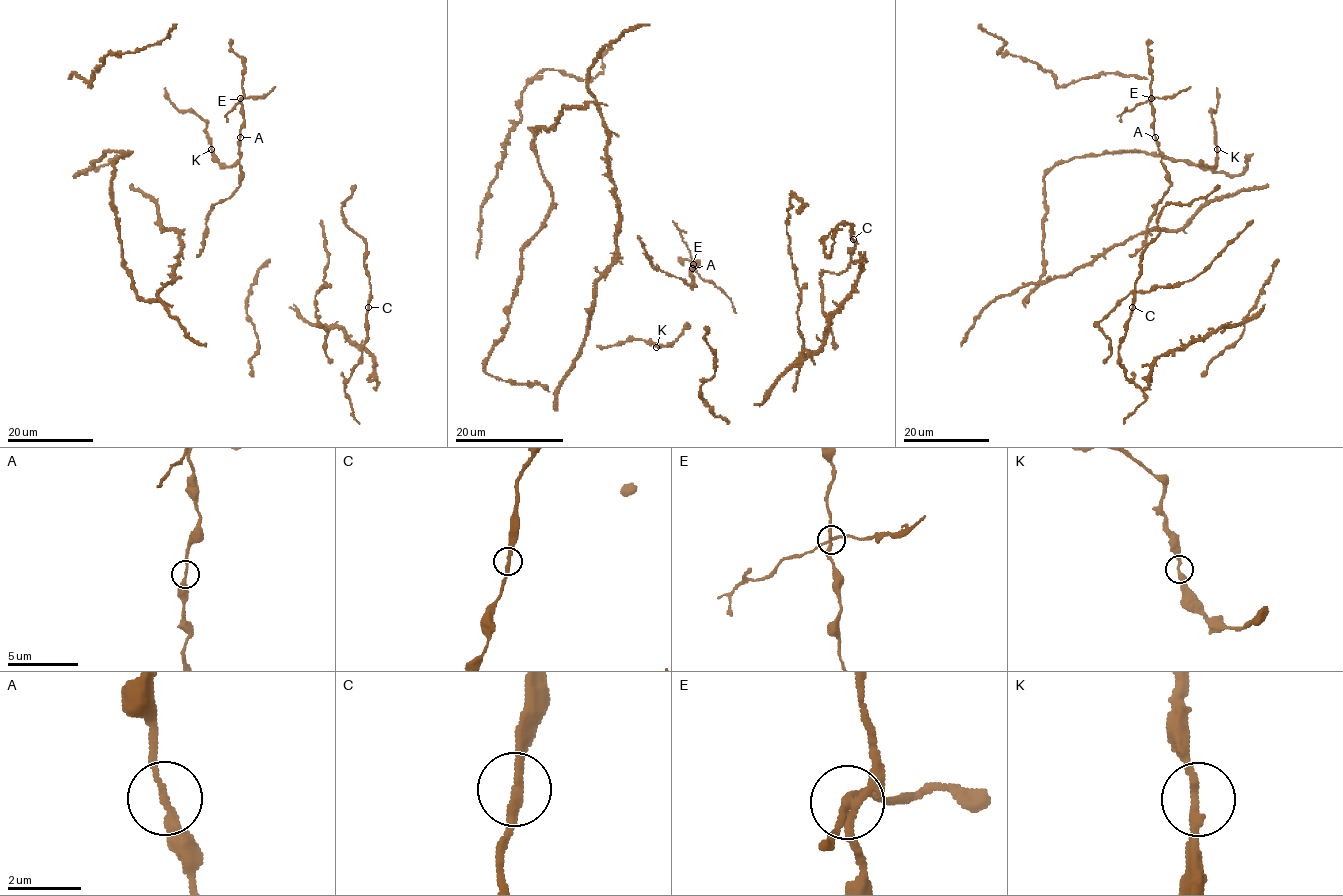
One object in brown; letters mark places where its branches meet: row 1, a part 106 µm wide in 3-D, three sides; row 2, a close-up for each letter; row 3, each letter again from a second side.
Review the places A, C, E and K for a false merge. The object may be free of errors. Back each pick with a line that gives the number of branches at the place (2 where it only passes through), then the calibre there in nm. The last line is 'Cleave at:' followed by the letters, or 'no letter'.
E: branches 4; calibre 220 nm
Cleave at: E

